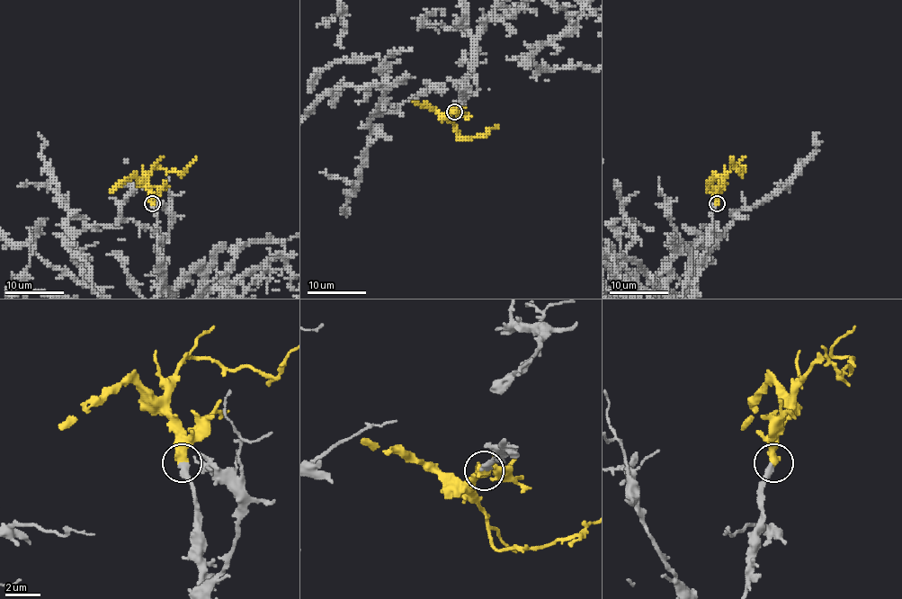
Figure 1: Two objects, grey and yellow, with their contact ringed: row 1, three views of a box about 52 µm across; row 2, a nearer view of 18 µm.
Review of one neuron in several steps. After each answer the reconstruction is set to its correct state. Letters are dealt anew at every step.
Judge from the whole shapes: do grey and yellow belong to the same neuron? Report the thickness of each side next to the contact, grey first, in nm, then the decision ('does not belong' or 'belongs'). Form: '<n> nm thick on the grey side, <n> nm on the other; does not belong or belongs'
400 nm thick on the grey side, 550 nm on the other; belongs

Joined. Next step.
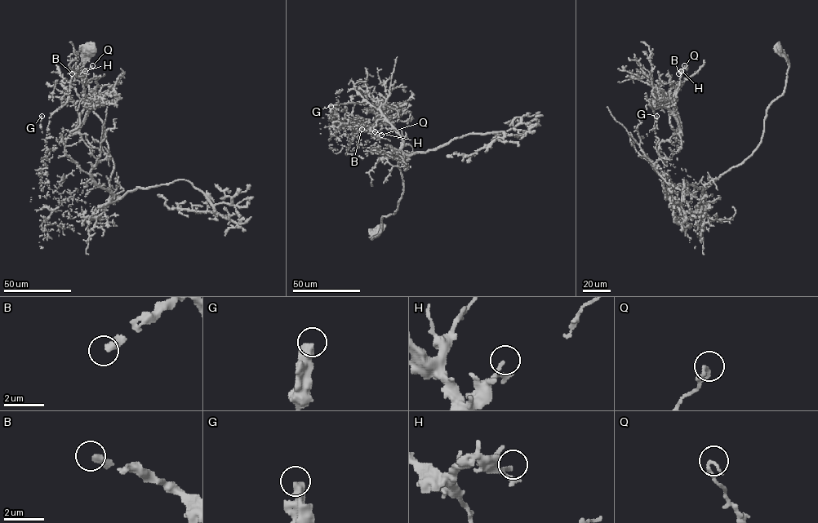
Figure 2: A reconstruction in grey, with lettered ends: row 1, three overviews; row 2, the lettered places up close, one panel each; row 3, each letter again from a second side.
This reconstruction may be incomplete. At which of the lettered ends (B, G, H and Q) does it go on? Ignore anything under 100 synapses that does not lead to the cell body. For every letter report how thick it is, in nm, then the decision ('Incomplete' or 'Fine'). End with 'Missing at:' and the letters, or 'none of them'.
B: Thickness 360 nm. Fine
G: Thickness 440 nm. Incomplete
H: Thickness 130 nm. Fine
Q: Thickness 200 nm. Fine
Missing at: G

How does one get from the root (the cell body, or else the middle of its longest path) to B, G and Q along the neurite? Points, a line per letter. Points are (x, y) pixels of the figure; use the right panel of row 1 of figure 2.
B: (776, 49), (787, 81), (761, 143), (700, 200), (655, 166), (679, 133), (657, 91), (673, 100), (678, 73)
G: (776, 49), (787, 81), (761, 143), (700, 200), (655, 168), (679, 126), (640, 68), (655, 127), (656, 116)
Q: (776, 49), (787, 81), (761, 143), (700, 200), (655, 166), (679, 133), (657, 91), (673, 100), (684, 65)

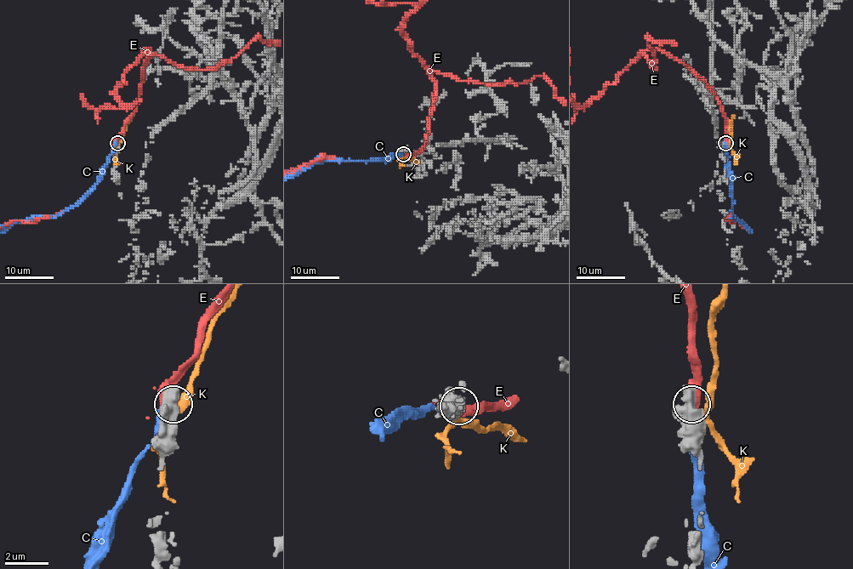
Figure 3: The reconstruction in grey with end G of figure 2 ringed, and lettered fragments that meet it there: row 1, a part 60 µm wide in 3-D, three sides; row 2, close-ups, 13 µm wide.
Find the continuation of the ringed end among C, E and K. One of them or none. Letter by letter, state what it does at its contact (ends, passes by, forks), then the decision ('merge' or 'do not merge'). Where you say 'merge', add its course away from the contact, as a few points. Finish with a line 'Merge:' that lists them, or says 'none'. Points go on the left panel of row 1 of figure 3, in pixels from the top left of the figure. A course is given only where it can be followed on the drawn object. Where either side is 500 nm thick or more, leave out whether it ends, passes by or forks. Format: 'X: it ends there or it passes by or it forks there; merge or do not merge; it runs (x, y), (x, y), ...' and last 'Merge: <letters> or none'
C: do not merge
E: do not merge
K: it passes by; do not merge
Merge: none

